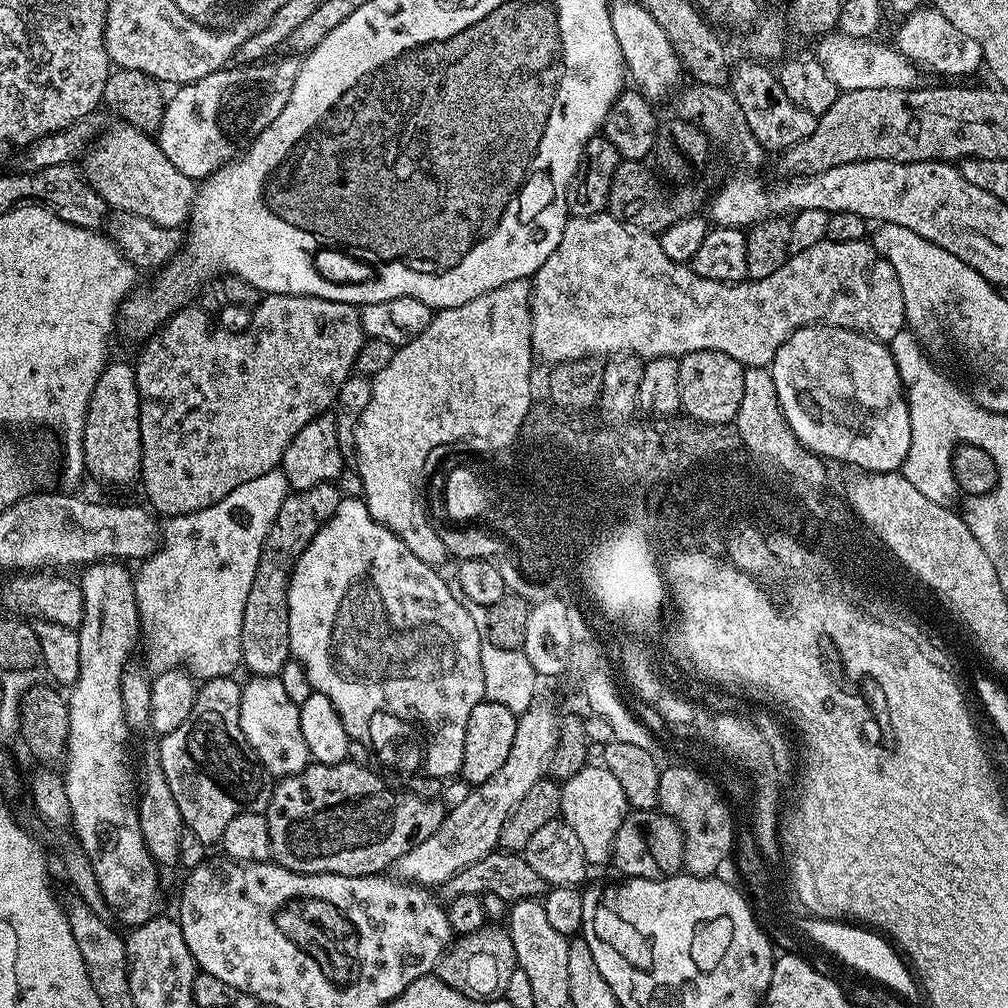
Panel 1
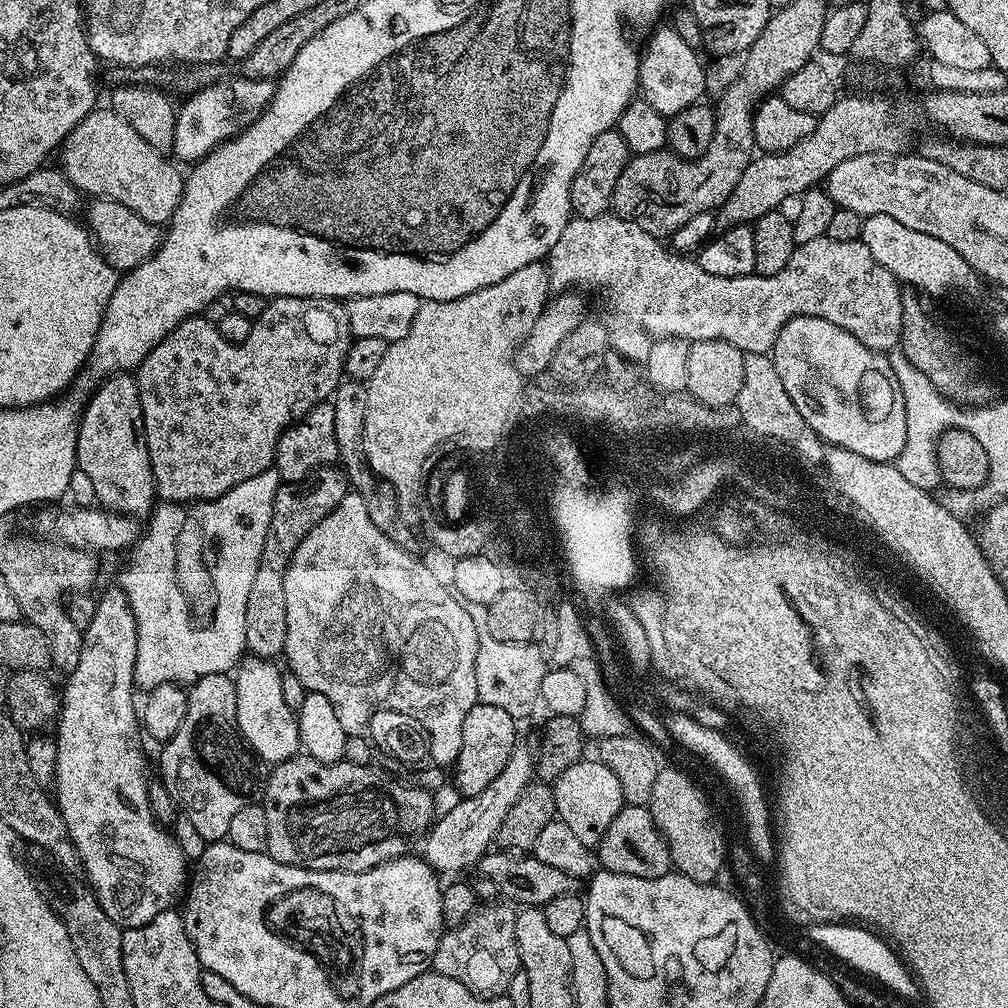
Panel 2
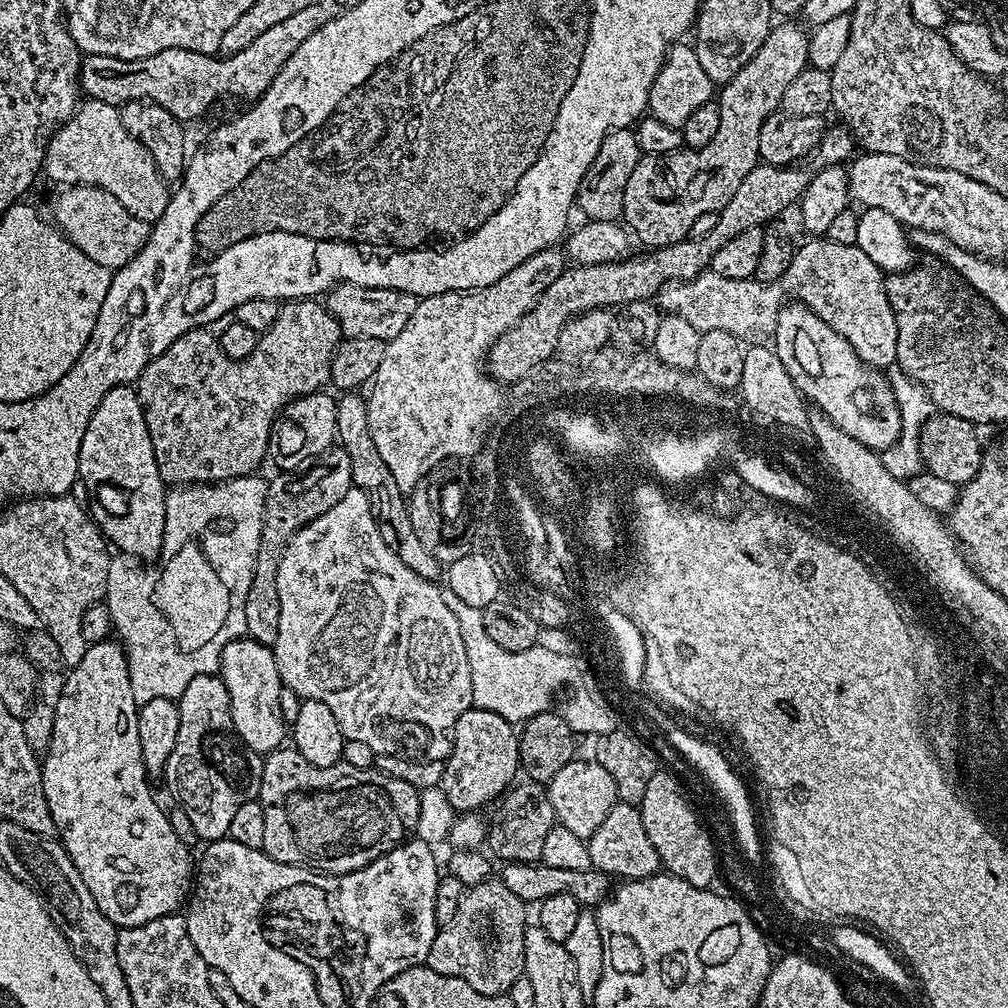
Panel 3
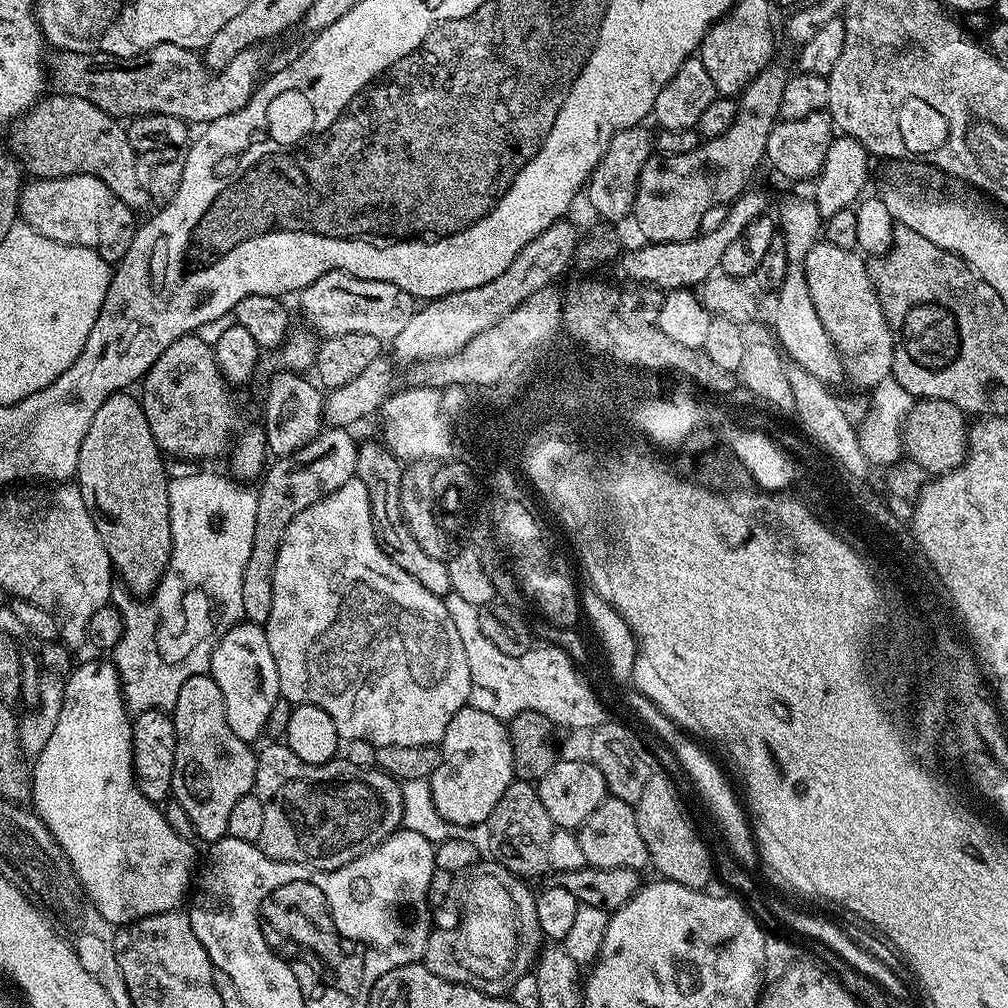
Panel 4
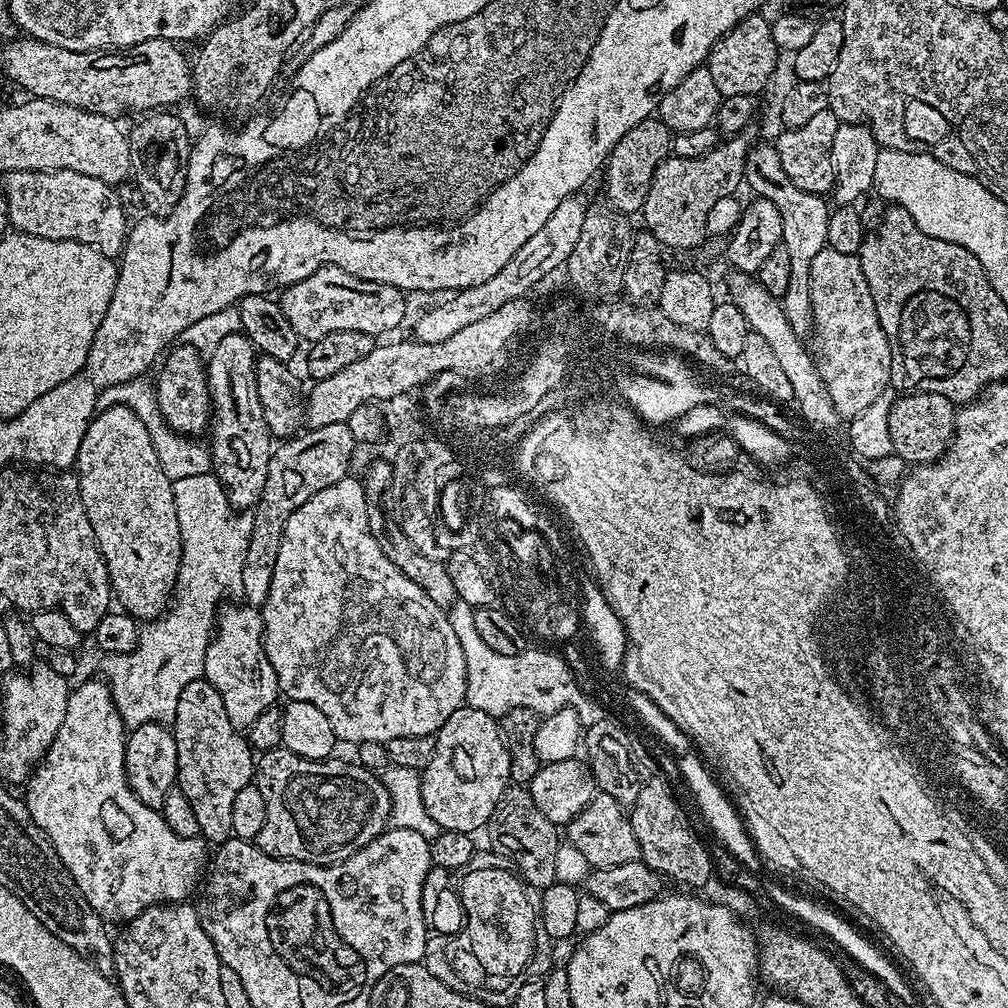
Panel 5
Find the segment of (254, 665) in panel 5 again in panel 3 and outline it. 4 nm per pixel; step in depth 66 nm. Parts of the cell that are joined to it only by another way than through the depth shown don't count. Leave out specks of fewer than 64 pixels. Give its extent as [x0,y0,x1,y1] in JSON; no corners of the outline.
[218,638,286,754]

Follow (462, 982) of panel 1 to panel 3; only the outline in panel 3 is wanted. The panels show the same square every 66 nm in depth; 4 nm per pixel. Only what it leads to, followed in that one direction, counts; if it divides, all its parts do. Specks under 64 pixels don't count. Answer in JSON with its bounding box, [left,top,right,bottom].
[426,878,530,996]

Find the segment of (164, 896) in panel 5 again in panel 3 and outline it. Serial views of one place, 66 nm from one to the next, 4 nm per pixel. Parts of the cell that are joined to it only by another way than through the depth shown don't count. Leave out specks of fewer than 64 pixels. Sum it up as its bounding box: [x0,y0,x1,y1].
[40,638,194,929]

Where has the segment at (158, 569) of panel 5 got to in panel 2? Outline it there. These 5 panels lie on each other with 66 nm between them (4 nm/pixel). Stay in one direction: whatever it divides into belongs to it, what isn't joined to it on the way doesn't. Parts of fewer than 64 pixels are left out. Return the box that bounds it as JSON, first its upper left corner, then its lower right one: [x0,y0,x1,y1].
[76,372,157,518]

